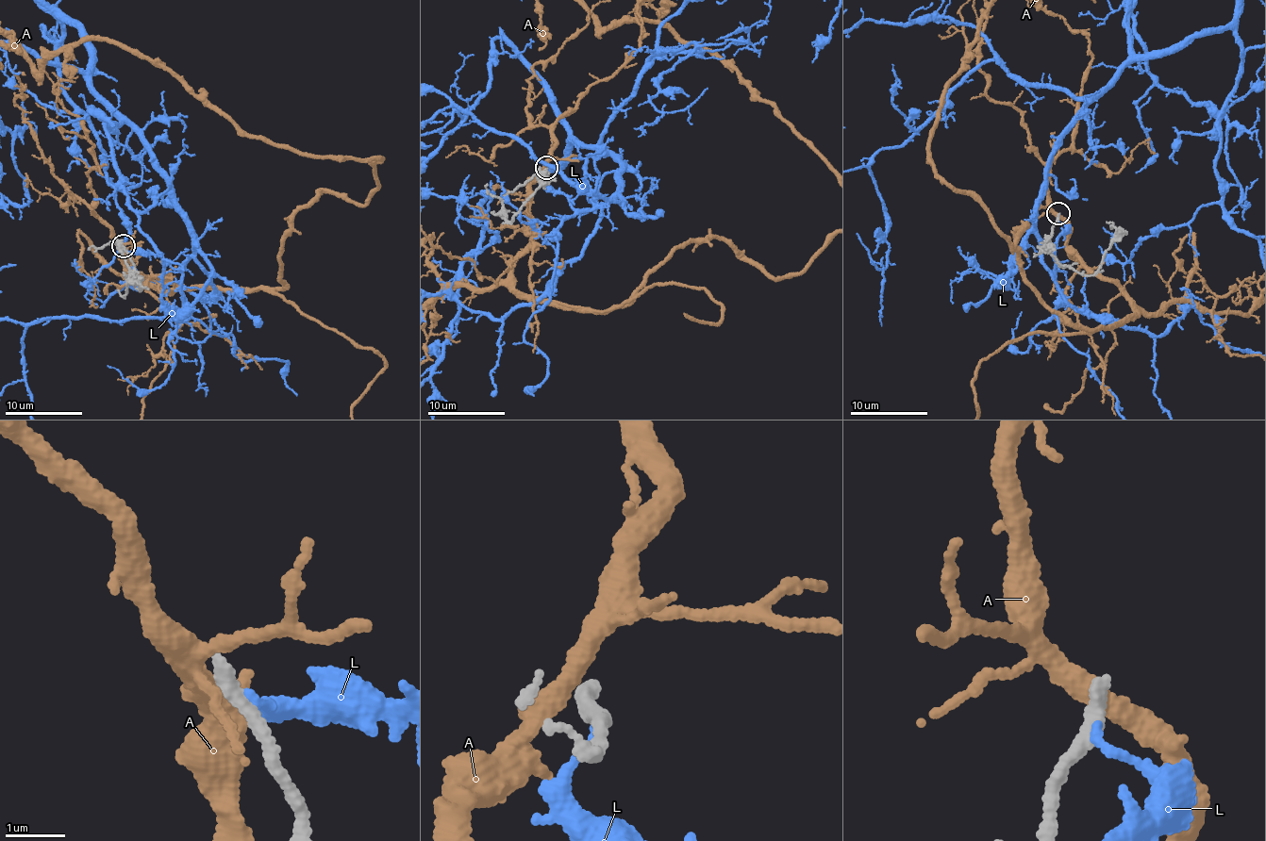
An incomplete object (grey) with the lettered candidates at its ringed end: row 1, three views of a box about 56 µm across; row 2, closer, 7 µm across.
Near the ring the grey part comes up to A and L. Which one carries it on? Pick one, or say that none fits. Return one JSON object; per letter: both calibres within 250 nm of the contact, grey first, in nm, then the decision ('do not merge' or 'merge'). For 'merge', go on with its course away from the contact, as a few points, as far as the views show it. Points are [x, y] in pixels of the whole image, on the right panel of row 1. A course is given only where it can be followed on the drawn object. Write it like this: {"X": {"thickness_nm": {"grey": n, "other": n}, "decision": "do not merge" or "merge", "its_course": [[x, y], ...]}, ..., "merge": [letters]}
{"A": {"thickness_nm": {"grey": 280, "other": 360}, "decision": "do not merge"}, "L": {"thickness_nm": {"grey": 320, "other": 130}, "decision": "do not merge"}, "merge": []}

